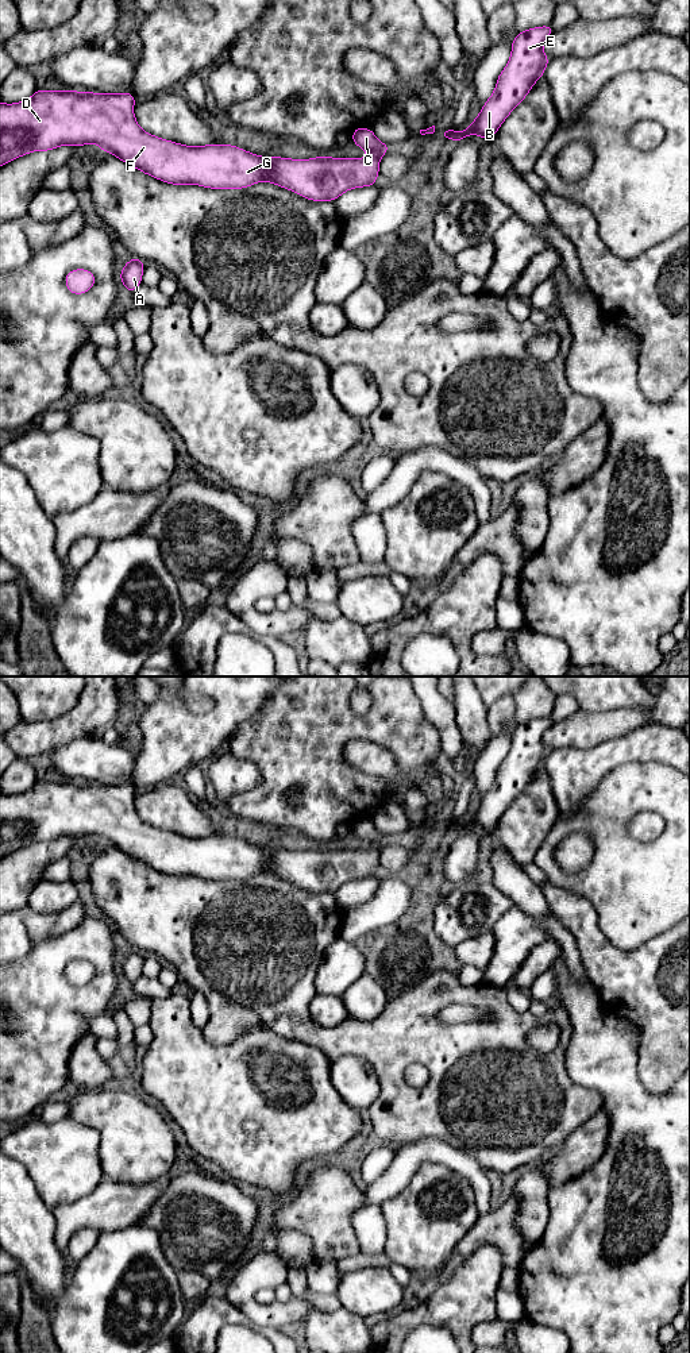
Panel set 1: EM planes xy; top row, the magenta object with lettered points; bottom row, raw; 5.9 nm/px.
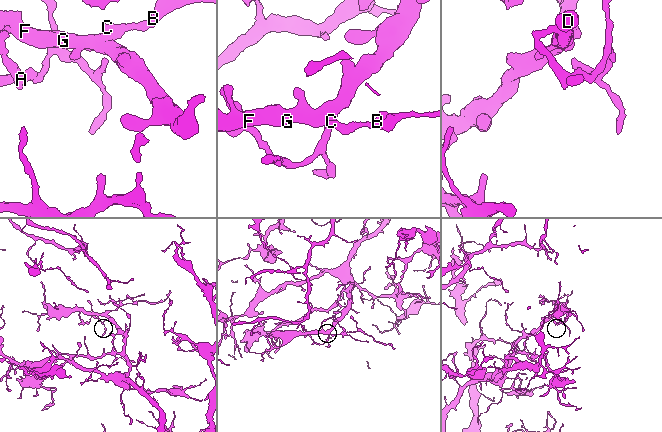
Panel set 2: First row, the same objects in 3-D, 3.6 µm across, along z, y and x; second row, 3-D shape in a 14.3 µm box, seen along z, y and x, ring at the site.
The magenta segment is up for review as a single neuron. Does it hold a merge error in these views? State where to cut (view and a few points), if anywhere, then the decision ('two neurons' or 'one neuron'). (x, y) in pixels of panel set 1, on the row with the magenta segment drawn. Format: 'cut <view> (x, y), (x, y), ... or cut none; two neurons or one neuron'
cut none; one neuron

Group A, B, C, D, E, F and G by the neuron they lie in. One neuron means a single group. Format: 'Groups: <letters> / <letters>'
Groups: A B C D E F G

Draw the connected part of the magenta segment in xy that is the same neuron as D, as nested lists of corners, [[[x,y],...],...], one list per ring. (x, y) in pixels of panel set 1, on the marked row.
[[[77,90],[36,92],[19,103],[0,103],[0,167],[9,161],[27,155],[31,151],[49,151],[59,146],[85,146],[96,143],[103,151],[113,154],[134,169],[171,185],[198,185],[209,189],[243,189],[258,182],[271,182],[311,201],[335,201],[344,192],[375,186],[379,176],[379,161],[389,151],[389,144],[377,139],[371,128],[356,127],[351,142],[363,149],[367,158],[332,158],[319,155],[309,159],[292,159],[282,157],[262,157],[232,144],[186,146],[151,135],[140,128],[134,115],[135,96],[130,93],[95,93]]]

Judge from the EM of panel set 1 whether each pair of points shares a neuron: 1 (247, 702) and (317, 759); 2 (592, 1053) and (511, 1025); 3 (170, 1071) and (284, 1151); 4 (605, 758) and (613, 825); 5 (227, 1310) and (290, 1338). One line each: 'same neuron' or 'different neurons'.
1: different neurons
2: different neurons
3: same neuron
4: different neurons
5: same neuron

